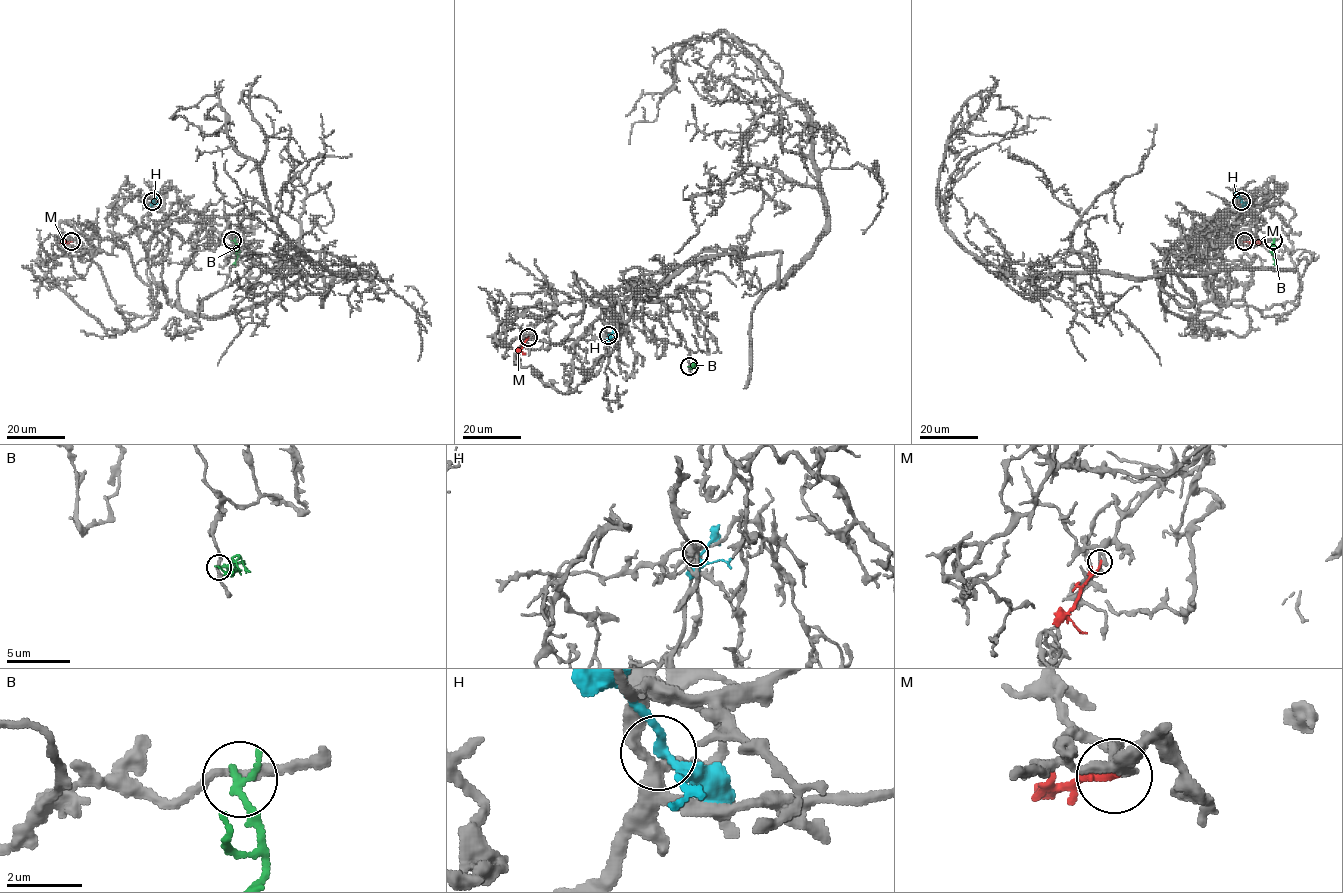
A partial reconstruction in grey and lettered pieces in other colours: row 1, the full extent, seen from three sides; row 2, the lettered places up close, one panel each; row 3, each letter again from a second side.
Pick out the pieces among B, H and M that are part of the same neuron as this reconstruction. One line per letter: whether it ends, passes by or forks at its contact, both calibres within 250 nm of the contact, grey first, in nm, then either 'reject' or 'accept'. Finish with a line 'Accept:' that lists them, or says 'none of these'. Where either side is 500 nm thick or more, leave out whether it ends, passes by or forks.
B: it passes by; 240 nm thick on the grey side, 200 nm on the other; reject
H: it passes by; 320 nm thick on the grey side, 220 nm on the other; reject
M: it ends there; 200 nm thick on the grey side, 190 nm on the other; reject
Accept: none of these

